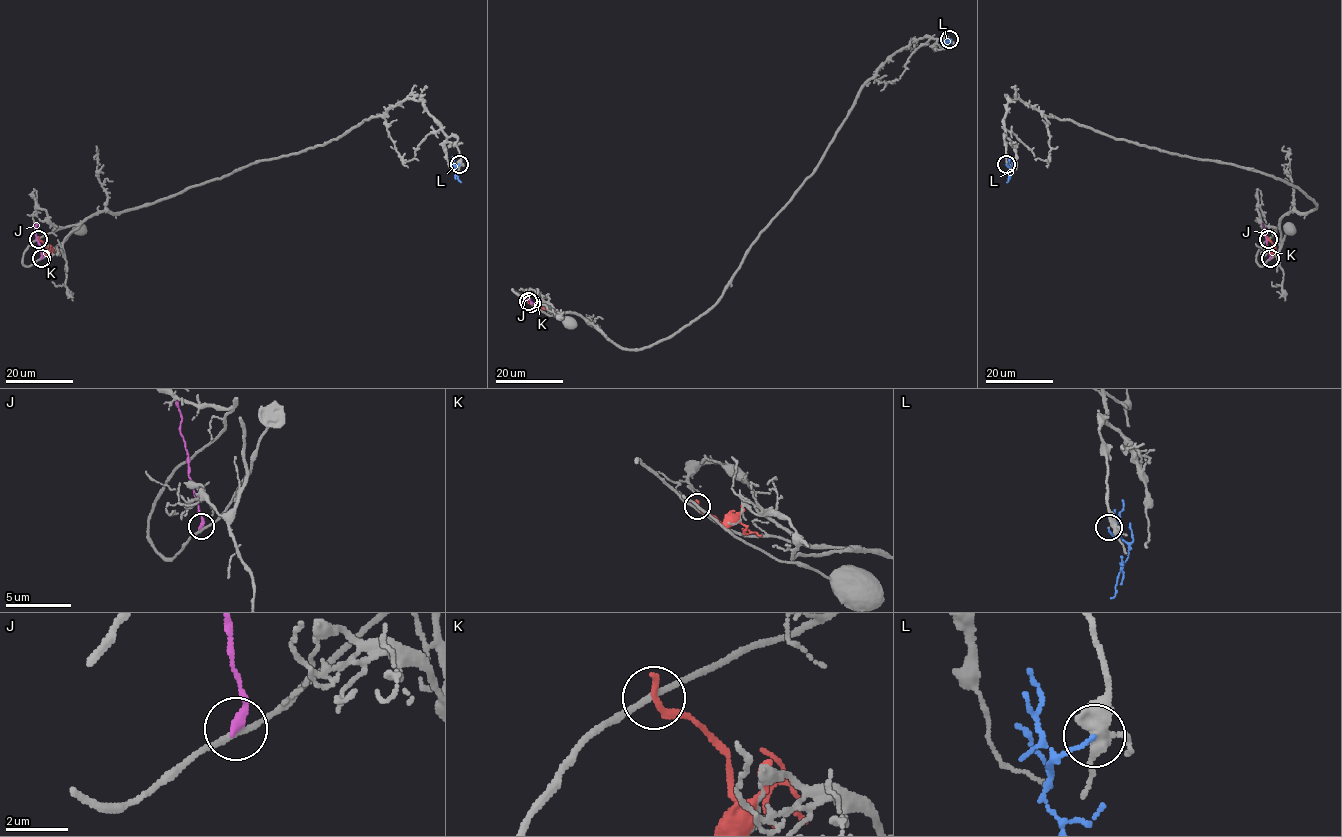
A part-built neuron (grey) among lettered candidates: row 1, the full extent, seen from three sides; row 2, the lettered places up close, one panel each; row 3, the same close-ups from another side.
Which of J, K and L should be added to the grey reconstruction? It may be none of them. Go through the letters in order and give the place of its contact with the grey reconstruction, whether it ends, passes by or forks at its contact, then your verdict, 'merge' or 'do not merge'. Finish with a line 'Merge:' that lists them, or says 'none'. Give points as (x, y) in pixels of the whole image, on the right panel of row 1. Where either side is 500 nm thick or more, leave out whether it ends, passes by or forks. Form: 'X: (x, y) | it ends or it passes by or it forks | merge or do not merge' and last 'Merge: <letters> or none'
J: (1270, 258) | it ends | do not merge
K: (1268, 239) | it ends | do not merge
L: (1006, 164) | it ends | do not merge
Merge: none

